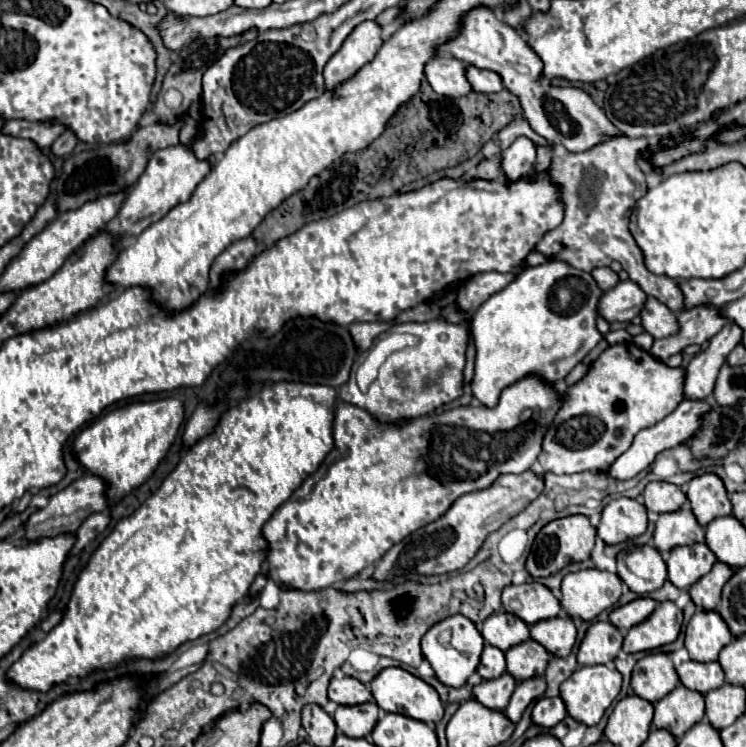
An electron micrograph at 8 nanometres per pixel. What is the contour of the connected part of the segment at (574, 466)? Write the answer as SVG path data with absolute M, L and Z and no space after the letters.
M635 344L609 346L587 376L567 390L563 406L543 440L539 464L545 472L575 474L603 470L629 450L639 430L661 422L685 398L685 368L671 368Z

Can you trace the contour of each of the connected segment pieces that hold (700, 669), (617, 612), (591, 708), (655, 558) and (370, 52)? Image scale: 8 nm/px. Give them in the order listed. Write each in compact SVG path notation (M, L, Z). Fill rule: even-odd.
M687 660L677 666L679 680L701 694L707 694L713 688L719 688L725 682L725 672L719 662L695 662Z
M637 598L637 600L631 600L627 602L625 606L619 606L615 608L611 614L609 614L609 620L611 624L615 624L621 632L627 632L631 626L643 622L655 608L655 600L651 598Z
M597 664L597 666L581 666L577 668L563 684L561 684L561 698L567 706L567 714L573 716L575 720L587 724L587 726L595 726L599 724L599 720L603 718L605 710L611 706L611 702L617 698L619 690L621 690L621 682L623 676L617 668L609 668L605 664Z
M643 544L619 552L617 574L633 592L645 594L663 586L667 580L667 564L655 546Z
M365 20L353 28L353 32L345 38L343 46L331 56L325 66L325 86L335 88L339 82L351 78L359 66L371 62L377 50L381 48L381 26L375 20Z

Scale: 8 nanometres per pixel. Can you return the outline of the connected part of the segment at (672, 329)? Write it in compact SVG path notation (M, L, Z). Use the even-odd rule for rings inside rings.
M651 296L647 298L645 308L641 310L641 320L643 320L643 328L653 338L667 338L679 332L677 316L667 306L663 306L659 300Z

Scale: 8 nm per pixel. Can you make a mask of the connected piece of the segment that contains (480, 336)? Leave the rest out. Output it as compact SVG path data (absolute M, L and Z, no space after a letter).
M547 260L517 274L509 286L485 300L473 314L471 334L477 348L475 376L471 380L473 396L485 406L495 406L501 390L527 374L539 374L541 378L547 378L547 382L563 380L573 370L573 366L579 364L585 354L591 352L603 338L595 324L601 298L603 290L595 278L589 272L577 270L563 260Z

